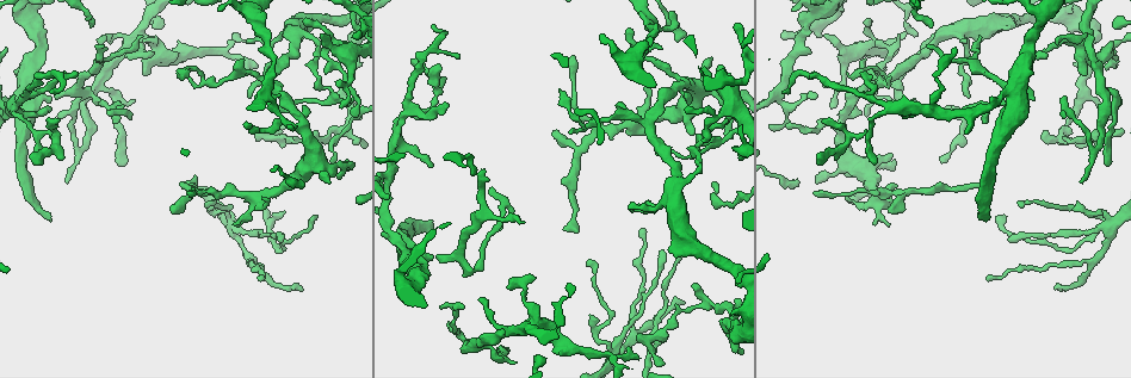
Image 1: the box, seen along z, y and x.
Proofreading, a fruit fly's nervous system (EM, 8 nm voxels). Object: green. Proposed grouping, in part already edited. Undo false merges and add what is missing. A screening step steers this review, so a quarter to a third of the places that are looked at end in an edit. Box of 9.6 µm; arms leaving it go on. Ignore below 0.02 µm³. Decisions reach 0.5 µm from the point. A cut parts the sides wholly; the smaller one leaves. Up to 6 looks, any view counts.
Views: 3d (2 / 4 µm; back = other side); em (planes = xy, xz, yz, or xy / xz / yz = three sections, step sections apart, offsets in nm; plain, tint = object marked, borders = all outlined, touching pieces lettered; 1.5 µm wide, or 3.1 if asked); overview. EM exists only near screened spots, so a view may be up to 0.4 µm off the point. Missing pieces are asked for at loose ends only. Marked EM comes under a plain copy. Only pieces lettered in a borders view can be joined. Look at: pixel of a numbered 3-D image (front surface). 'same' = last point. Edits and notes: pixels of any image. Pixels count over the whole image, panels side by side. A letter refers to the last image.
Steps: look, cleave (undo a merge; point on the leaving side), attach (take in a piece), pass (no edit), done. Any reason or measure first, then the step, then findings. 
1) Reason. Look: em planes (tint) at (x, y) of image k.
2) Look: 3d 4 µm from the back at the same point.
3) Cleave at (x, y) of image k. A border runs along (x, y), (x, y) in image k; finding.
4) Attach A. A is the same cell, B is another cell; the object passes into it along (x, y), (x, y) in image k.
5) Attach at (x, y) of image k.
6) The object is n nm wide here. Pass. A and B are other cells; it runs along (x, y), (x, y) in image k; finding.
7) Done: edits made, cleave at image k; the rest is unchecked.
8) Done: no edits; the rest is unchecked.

Branch stops here. Look: em yz step 8 (borders) at (983, 218) of image 1.

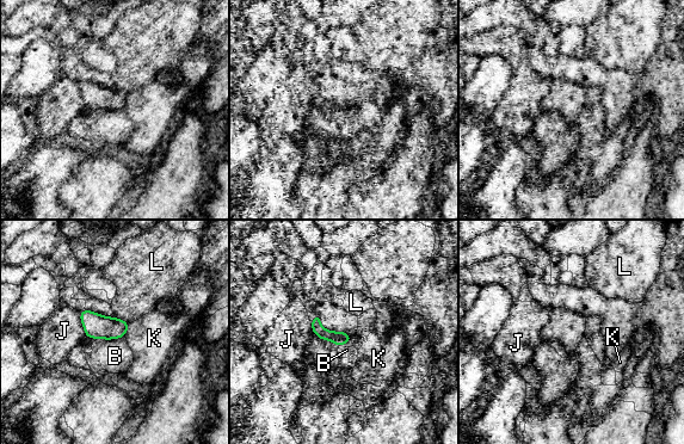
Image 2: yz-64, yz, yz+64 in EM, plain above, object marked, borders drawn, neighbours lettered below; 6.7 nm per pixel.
The object is 100 nm wide here. Pass. B, J, K and L are other cells; it runs along (315, 320), (325, 334), (346, 339) in image 2; none of them fits.

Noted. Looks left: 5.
Look: em planes (borders) at (456, 259) of image 1.

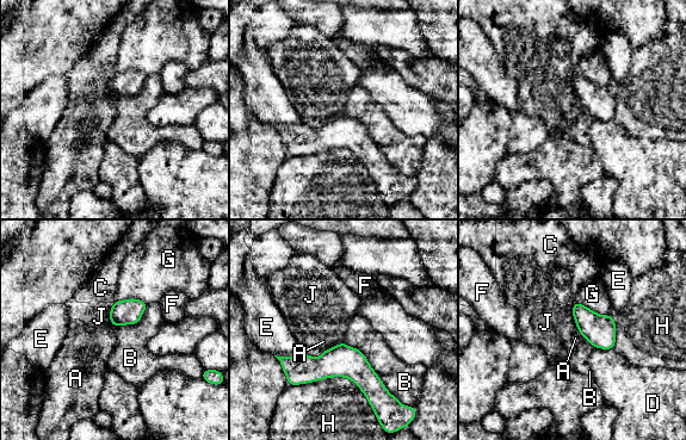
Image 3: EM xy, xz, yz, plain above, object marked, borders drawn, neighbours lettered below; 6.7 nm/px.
Pass. A, B, C, D, E, F, G, H and J are other cells; it runs along (282, 359), (351, 367), (399, 416) in image 3; all the same cell.

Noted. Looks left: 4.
Branch stops here. Look: 3d 2 µm at (675, 256) of image 1.

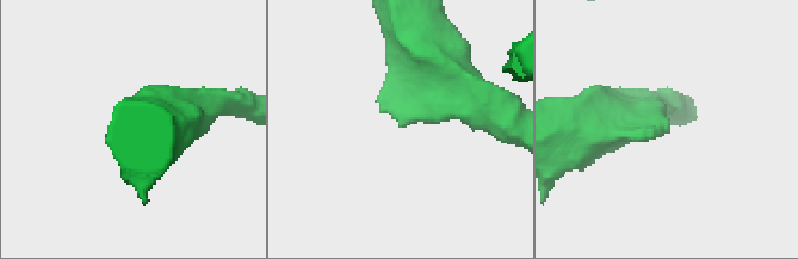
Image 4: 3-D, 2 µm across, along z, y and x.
Need the tissue. Look: em planes (borders) at (400, 124) of image 4.

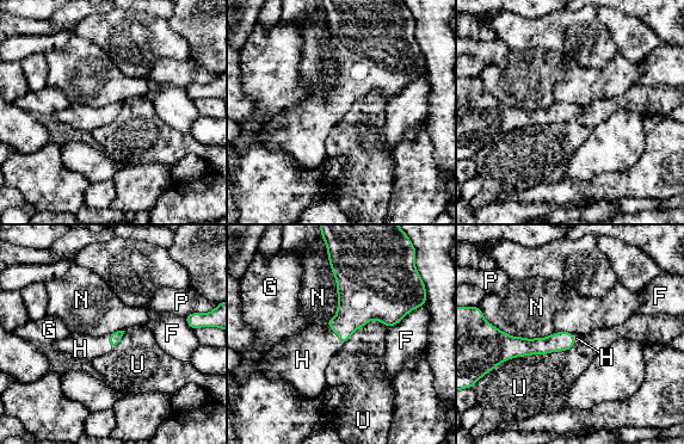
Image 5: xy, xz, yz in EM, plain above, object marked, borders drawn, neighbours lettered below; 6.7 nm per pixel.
Attach H. H is the same cell, F, G, N, P and U are other cells; the cell continues.

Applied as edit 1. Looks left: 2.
Done: edits made, attach at image 5; the rest is unchecked.

